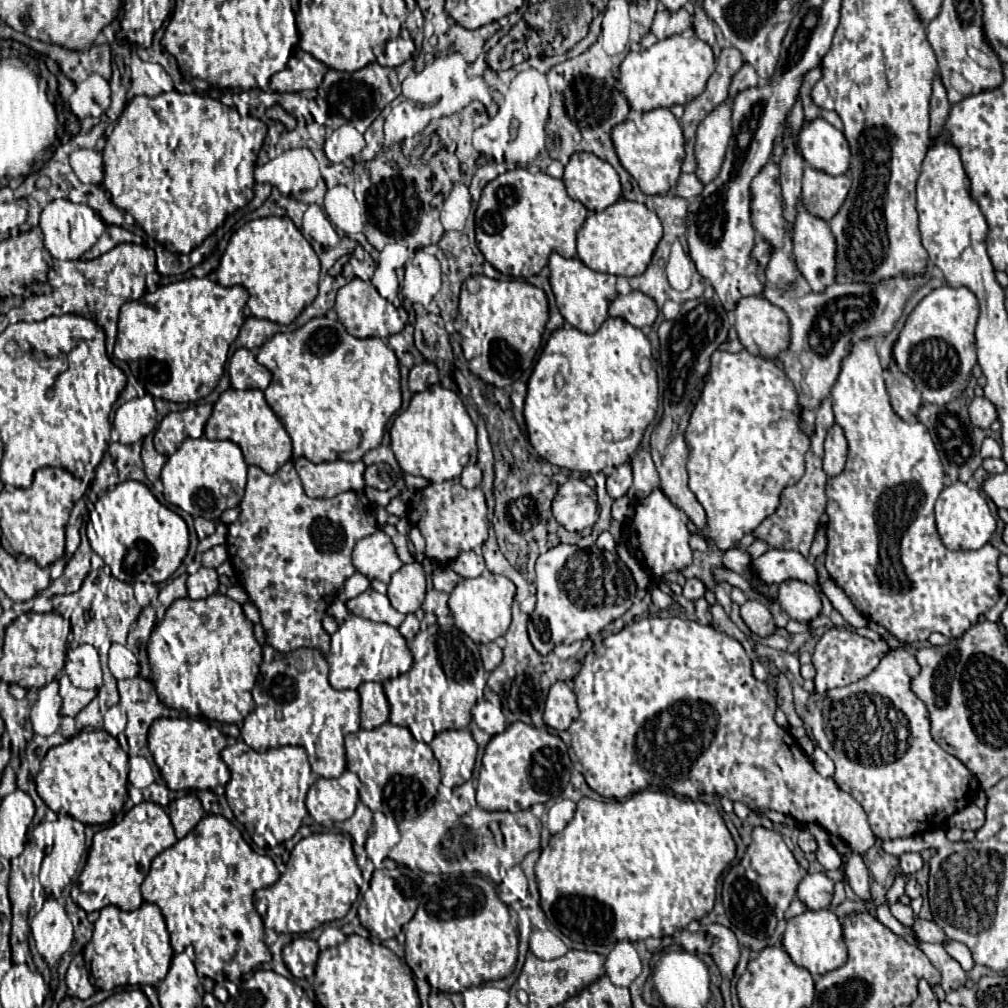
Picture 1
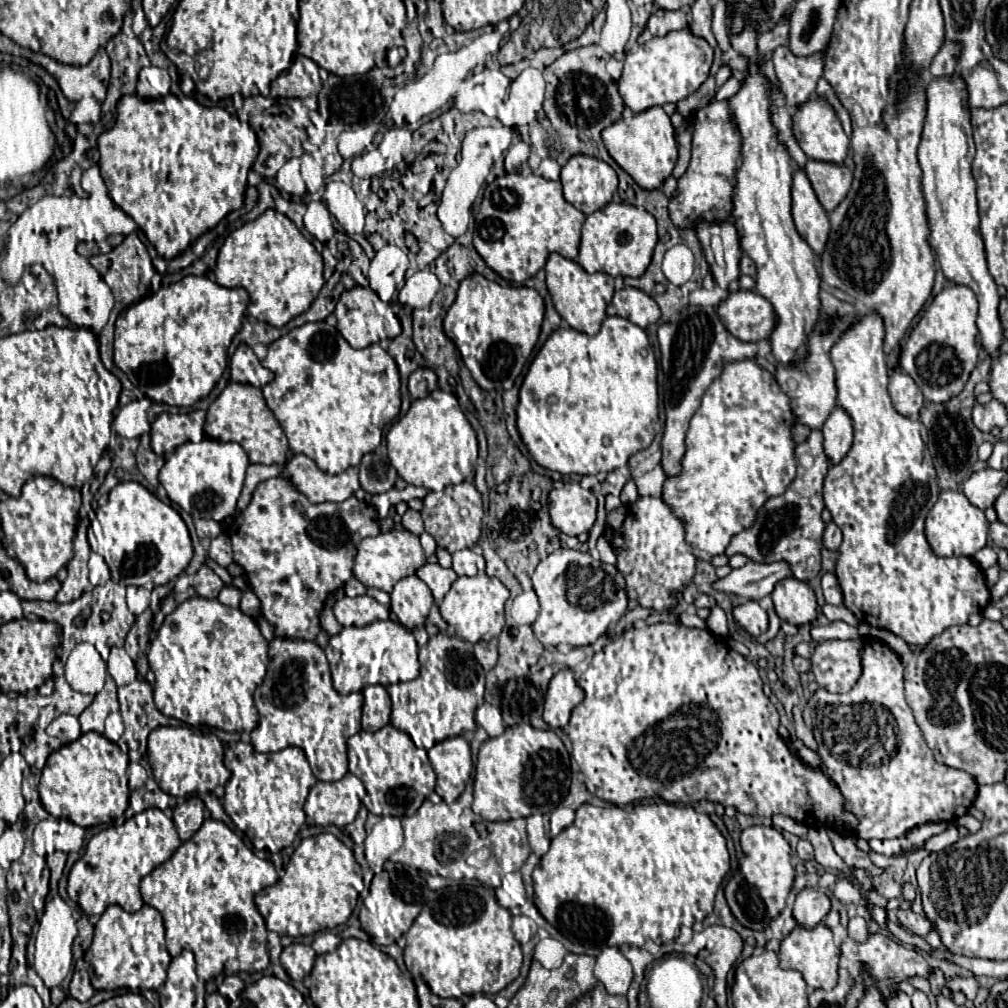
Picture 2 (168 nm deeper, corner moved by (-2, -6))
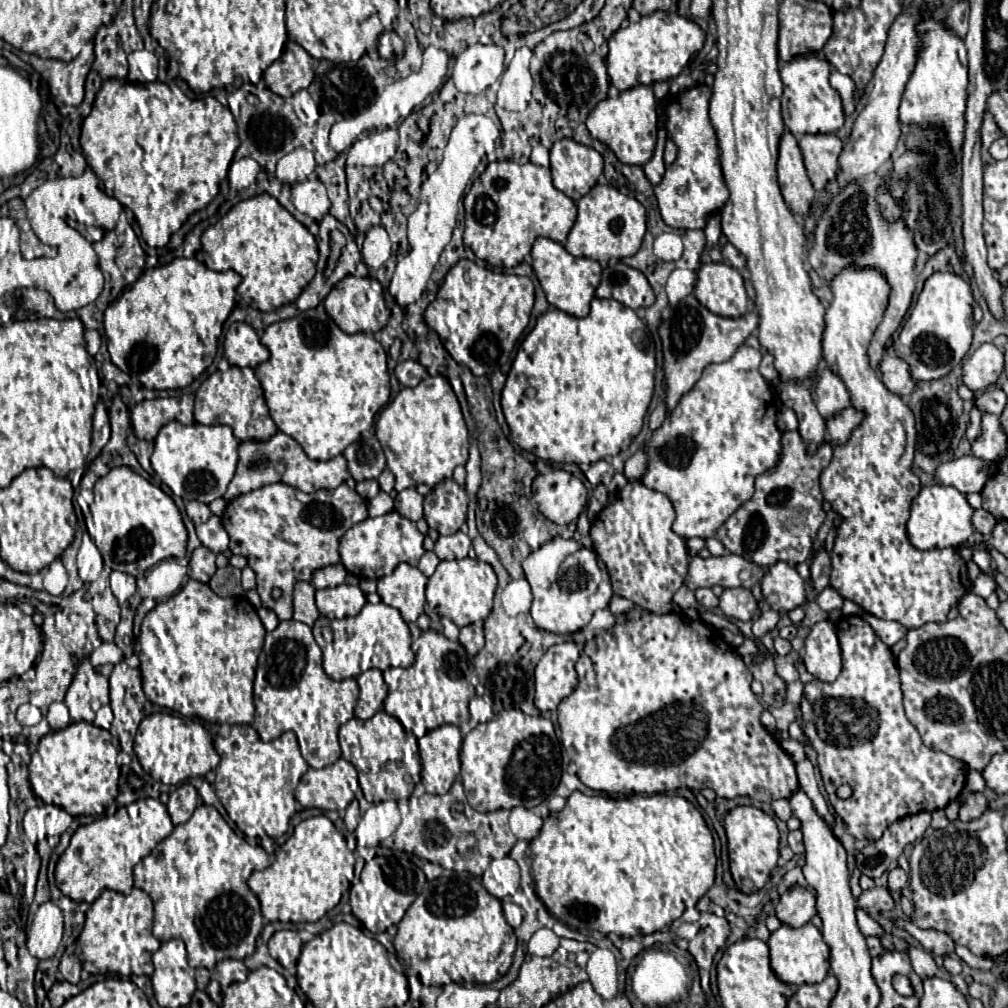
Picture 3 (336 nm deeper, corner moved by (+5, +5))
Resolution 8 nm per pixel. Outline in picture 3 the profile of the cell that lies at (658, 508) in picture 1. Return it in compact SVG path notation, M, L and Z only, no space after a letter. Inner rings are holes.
M628 482L622 488L618 500L612 502L610 506L606 506L590 526L590 538L594 542L594 552L608 568L614 594L628 598L634 604L638 604L654 614L666 614L666 612L678 610L672 604L672 596L684 584L686 572L688 572L686 542L684 542L684 538L680 538L678 534L672 532L672 522L674 522L674 508L666 494L648 490L642 482Z

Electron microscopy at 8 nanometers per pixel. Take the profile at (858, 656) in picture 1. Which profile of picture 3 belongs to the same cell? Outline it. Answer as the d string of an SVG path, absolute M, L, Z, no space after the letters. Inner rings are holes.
M830 620L818 622L806 638L804 666L814 678L822 682L834 682L838 678L842 658L836 630Z

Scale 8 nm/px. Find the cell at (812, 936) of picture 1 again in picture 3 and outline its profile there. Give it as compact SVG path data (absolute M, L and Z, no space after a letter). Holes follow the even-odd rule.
M808 922L802 928L790 928L790 926L780 926L776 932L770 934L768 940L770 946L770 966L772 972L784 982L784 984L814 984L814 982L822 982L828 976L830 970L830 948L828 944L822 940L820 930Z

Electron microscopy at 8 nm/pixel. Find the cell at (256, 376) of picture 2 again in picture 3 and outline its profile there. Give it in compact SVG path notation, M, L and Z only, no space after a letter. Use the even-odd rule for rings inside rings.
M246 322L230 324L224 338L224 356L234 366L256 368L260 362L266 362L270 352L260 342L256 330Z

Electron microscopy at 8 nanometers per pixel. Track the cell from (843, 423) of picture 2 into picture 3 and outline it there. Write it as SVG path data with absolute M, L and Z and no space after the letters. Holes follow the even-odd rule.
M824 368L818 374L818 382L816 382L814 392L818 396L816 408L824 418L830 418L832 414L844 410L850 404L850 392L848 392L846 384L830 368Z

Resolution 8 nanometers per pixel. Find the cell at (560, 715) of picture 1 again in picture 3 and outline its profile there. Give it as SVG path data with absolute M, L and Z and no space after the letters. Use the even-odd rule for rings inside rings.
M576 642L554 644L540 658L536 678L534 704L540 712L554 712L562 698L566 698L578 684L574 662L578 660L580 646Z

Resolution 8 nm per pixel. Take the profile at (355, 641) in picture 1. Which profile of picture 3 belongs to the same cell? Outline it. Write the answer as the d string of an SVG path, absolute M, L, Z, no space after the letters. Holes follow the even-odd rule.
M382 602L364 604L364 608L350 618L342 618L342 620L318 618L312 626L312 632L318 646L322 648L324 672L332 680L356 678L358 674L370 668L378 668L378 670L386 670L388 666L408 668L414 662L408 624L400 618L398 610L392 610L392 606L384 606Z

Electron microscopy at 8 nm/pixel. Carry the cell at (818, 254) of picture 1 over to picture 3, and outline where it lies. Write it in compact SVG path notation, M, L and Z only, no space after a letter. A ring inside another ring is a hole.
M784 130L778 144L778 184L792 214L804 216L816 192L806 174L798 140L790 130Z

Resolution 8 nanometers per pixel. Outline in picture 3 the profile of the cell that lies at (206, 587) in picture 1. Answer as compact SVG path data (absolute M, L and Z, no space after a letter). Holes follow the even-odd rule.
M206 546L196 548L190 558L188 576L198 582L208 582L214 572L216 572L216 554L212 550L208 550Z

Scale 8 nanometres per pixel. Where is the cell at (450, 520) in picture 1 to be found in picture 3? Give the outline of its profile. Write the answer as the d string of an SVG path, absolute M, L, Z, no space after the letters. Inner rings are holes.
M454 480L438 482L436 488L424 498L424 518L428 526L440 534L454 534L466 522L466 508L466 490Z

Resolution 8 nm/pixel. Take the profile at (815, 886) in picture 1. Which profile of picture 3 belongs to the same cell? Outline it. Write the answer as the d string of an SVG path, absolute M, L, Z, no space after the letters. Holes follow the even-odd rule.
M792 886L780 896L780 902L776 904L776 918L792 928L800 928L812 920L816 914L816 896L802 888Z

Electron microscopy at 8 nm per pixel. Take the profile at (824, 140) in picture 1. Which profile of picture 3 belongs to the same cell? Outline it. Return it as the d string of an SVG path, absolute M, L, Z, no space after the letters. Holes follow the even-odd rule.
M820 52L798 54L788 62L782 62L780 78L784 84L782 94L782 118L786 128L794 136L802 134L832 134L844 124L844 108L838 92L830 86L830 62Z

